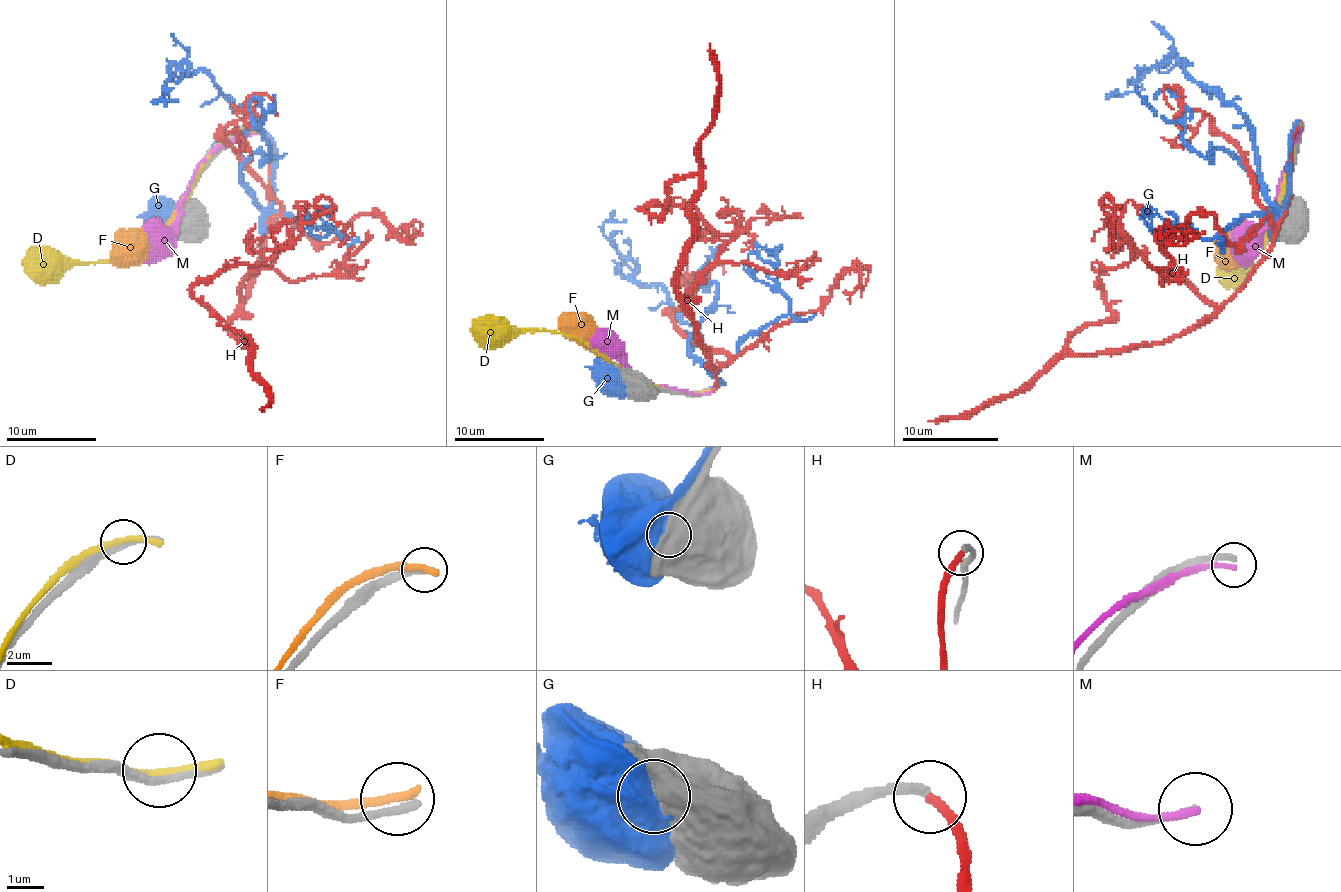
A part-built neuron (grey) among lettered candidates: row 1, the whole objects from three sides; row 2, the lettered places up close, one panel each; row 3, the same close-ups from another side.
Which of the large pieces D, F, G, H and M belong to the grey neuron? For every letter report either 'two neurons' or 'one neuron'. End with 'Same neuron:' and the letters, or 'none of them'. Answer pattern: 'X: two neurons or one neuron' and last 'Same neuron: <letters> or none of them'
D: two neurons
F: two neurons
G: two neurons
H: one neuron
M: two neurons
Same neuron: H

